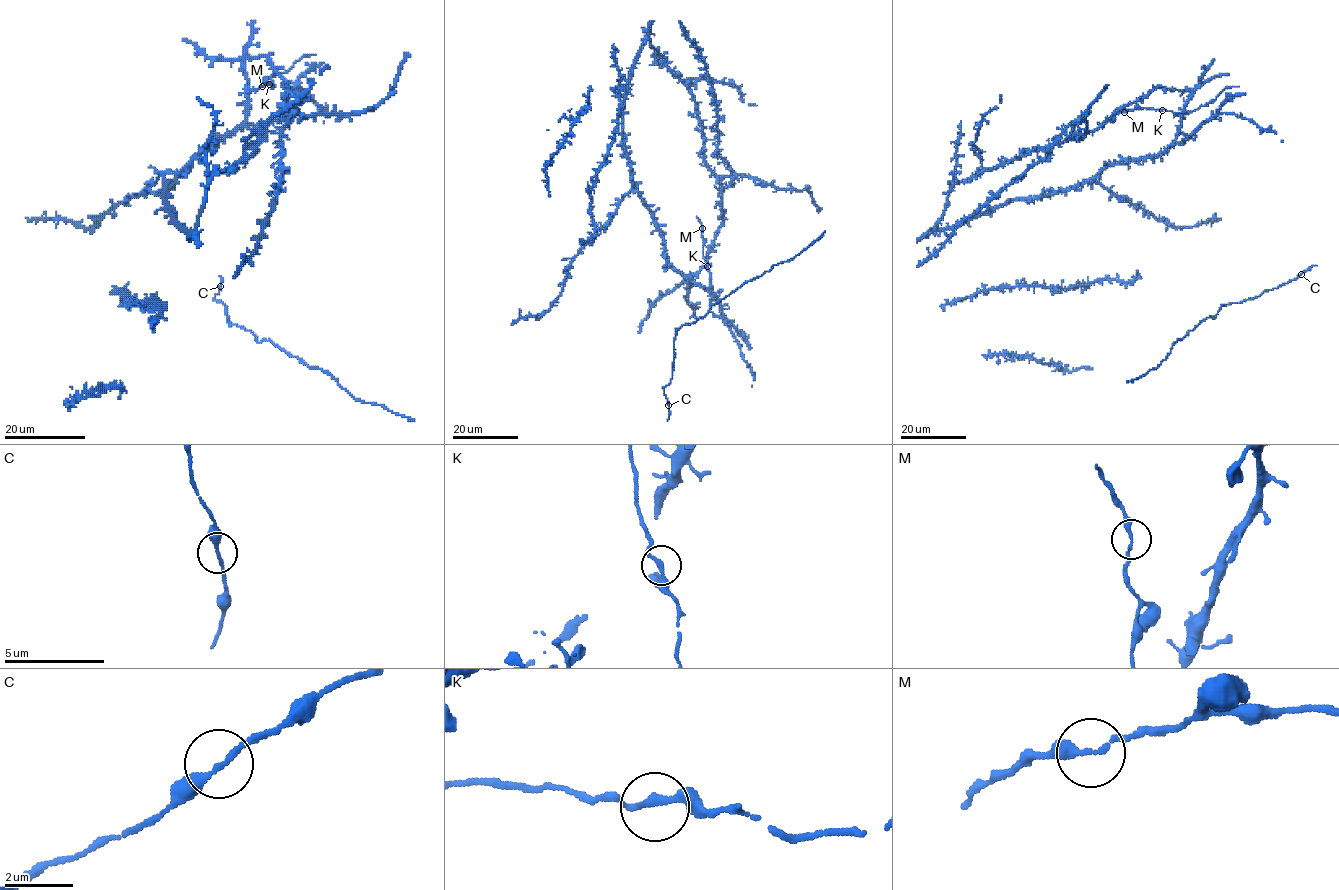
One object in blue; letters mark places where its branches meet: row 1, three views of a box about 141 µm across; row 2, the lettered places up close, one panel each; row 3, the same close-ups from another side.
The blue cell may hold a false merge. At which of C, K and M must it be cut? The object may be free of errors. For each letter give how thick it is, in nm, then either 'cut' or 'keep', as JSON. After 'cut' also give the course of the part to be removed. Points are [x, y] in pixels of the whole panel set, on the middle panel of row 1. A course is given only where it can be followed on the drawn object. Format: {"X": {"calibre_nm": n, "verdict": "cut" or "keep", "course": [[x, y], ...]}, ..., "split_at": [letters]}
{"C": {"calibre_nm": 220, "verdict": "keep"}, "K": {"calibre_nm": 220, "verdict": "keep"}, "M": {"calibre_nm": 240, "verdict": "keep"}, "split_at": []}

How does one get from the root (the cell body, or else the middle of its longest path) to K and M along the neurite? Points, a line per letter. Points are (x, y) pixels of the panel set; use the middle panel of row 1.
K: (629, 167), (661, 236), (666, 260), (700, 283), (741, 331), (710, 311), (707, 266)
M: (629, 167), (661, 236), (666, 260), (700, 283), (741, 331), (710, 311), (712, 290), (702, 228)

